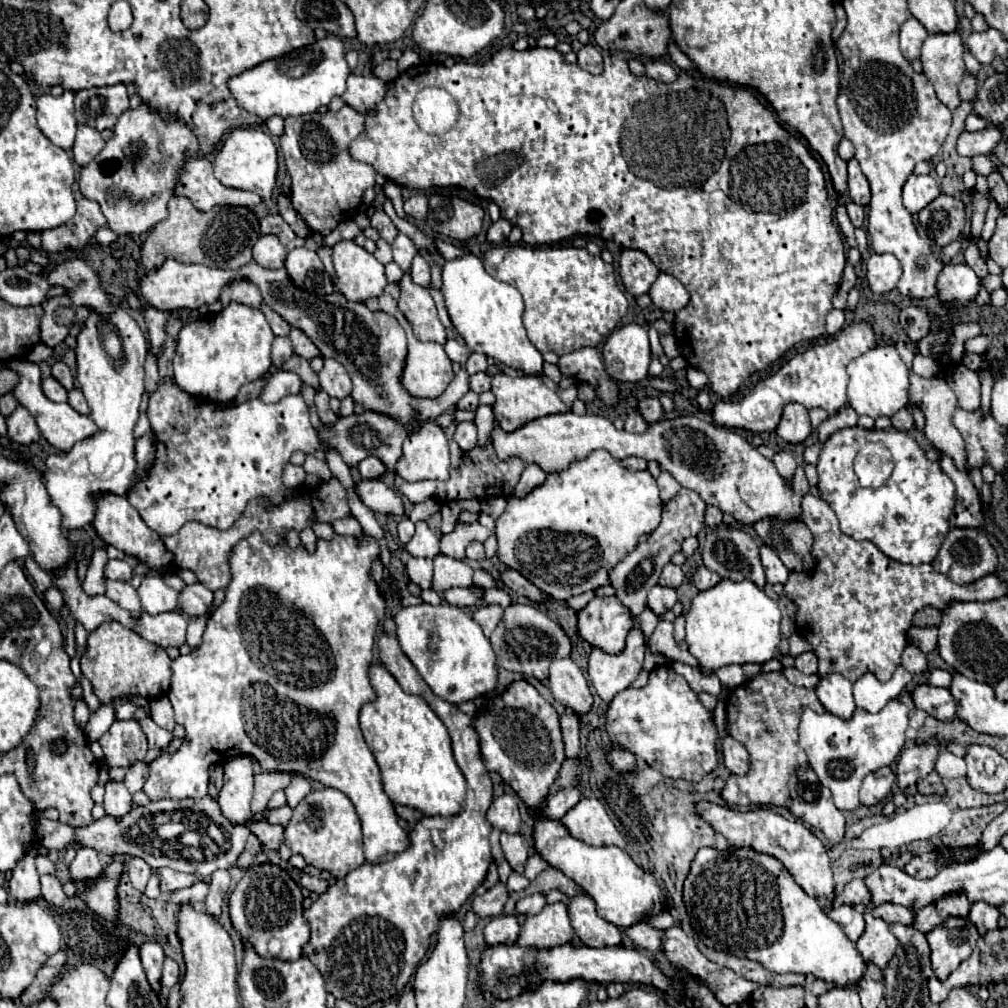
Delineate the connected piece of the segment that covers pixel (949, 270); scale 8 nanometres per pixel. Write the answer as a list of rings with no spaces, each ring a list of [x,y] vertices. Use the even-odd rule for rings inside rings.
[[[944,265],[938,275],[938,301],[942,305],[962,309],[976,299],[982,283],[968,265]]]

